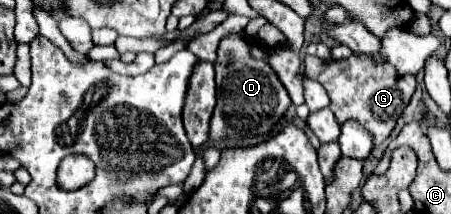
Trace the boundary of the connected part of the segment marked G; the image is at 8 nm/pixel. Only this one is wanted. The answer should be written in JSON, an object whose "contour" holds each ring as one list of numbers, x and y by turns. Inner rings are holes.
{"contour":[[307,55,305,75,315,77,315,81,319,81,325,87,331,99,331,111,340,125,349,119,359,121,365,129,373,133,377,145,381,145,389,137,397,119,407,107,411,95,415,93,415,77,399,79,391,63,375,65,375,61,371,61,367,55,361,55,361,57,351,55,349,59,343,59,343,61,335,61,335,59,323,61,319,57]]}

